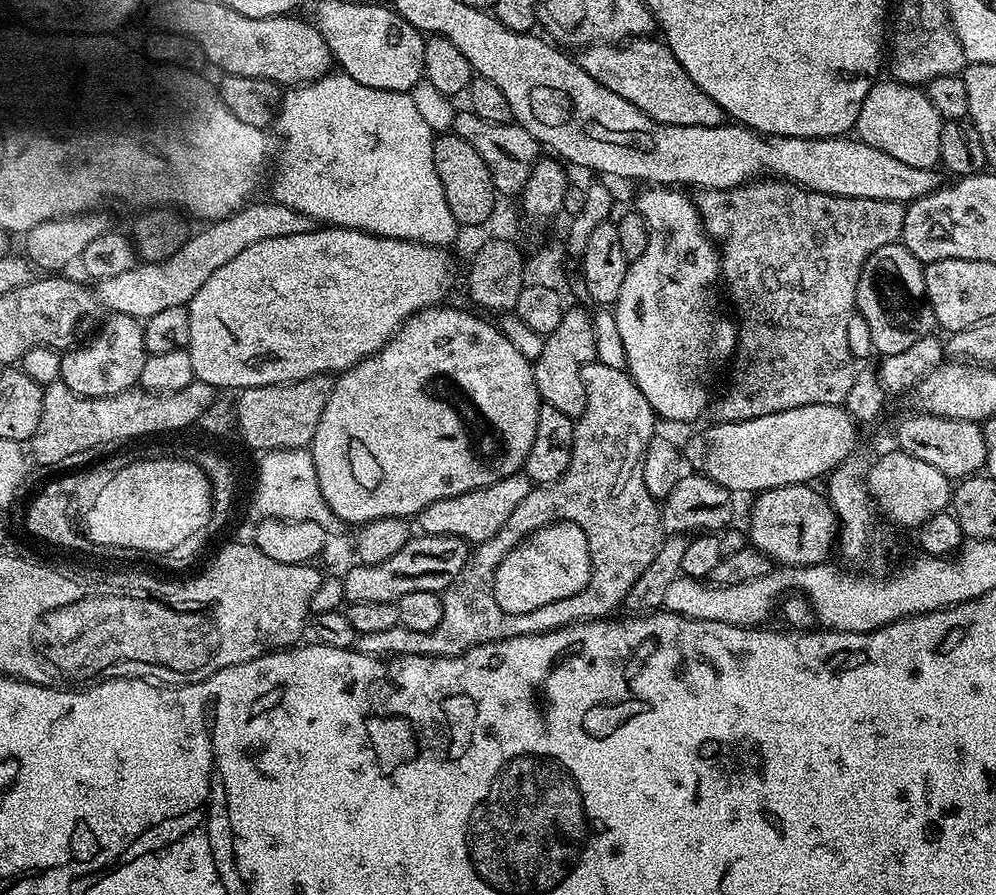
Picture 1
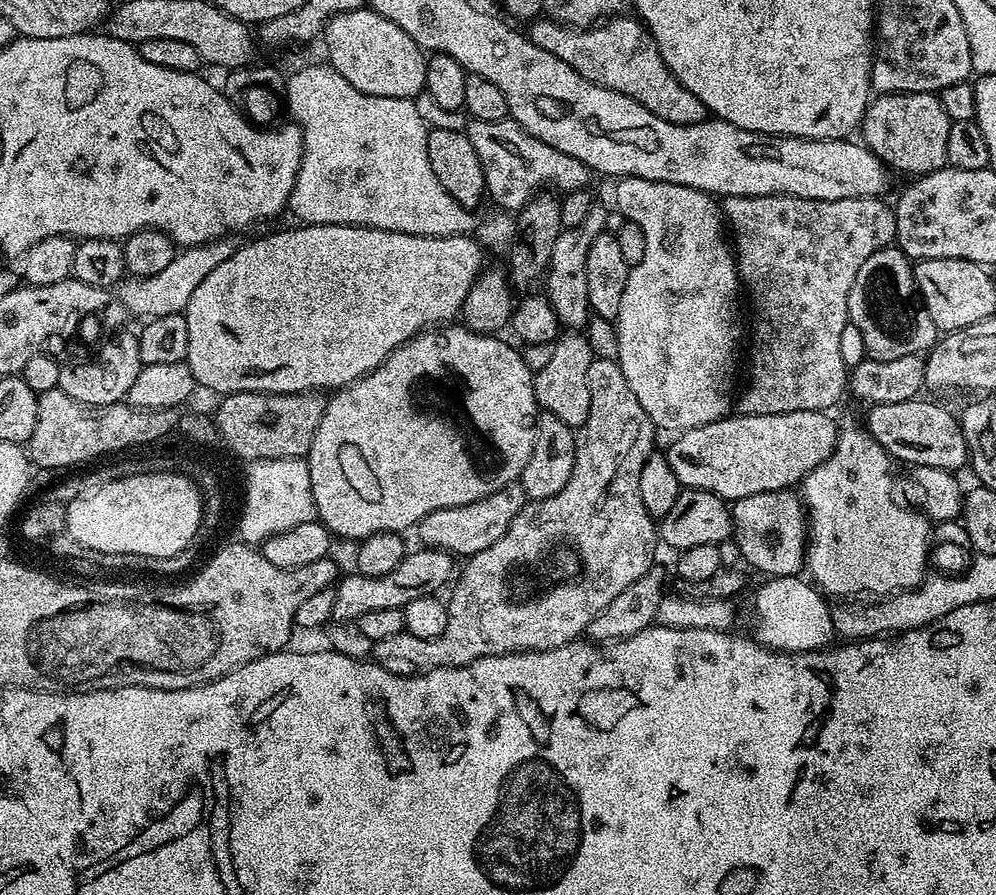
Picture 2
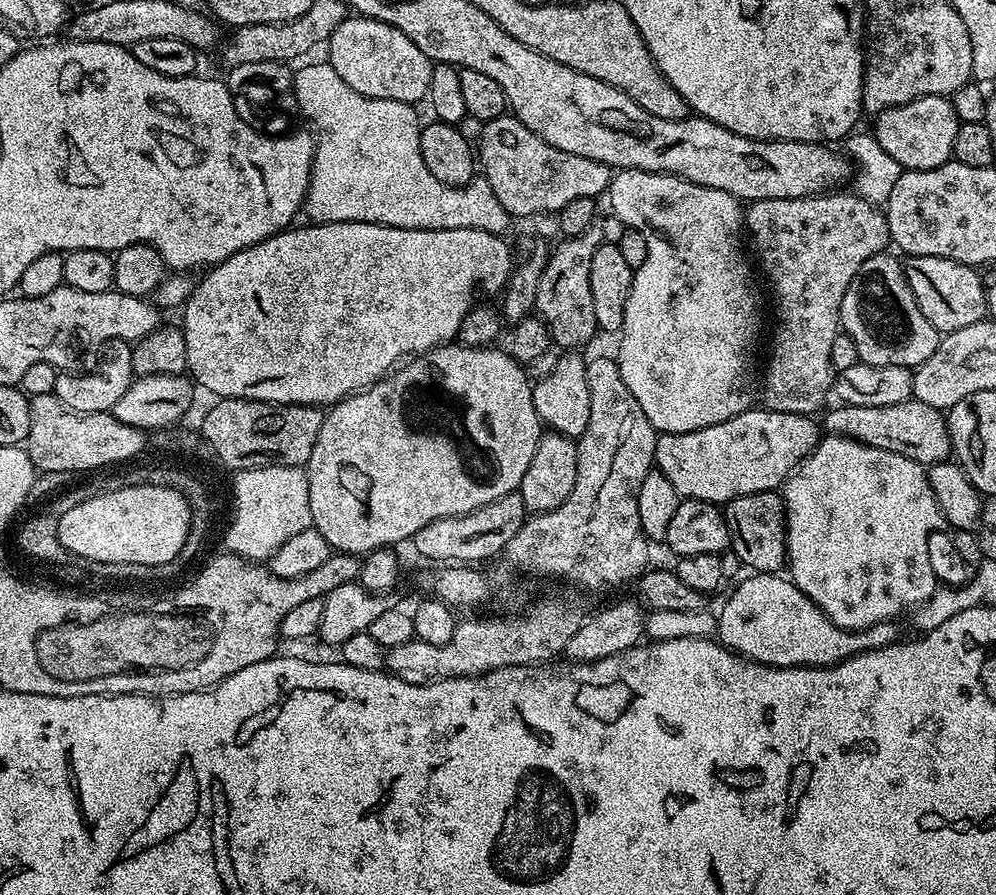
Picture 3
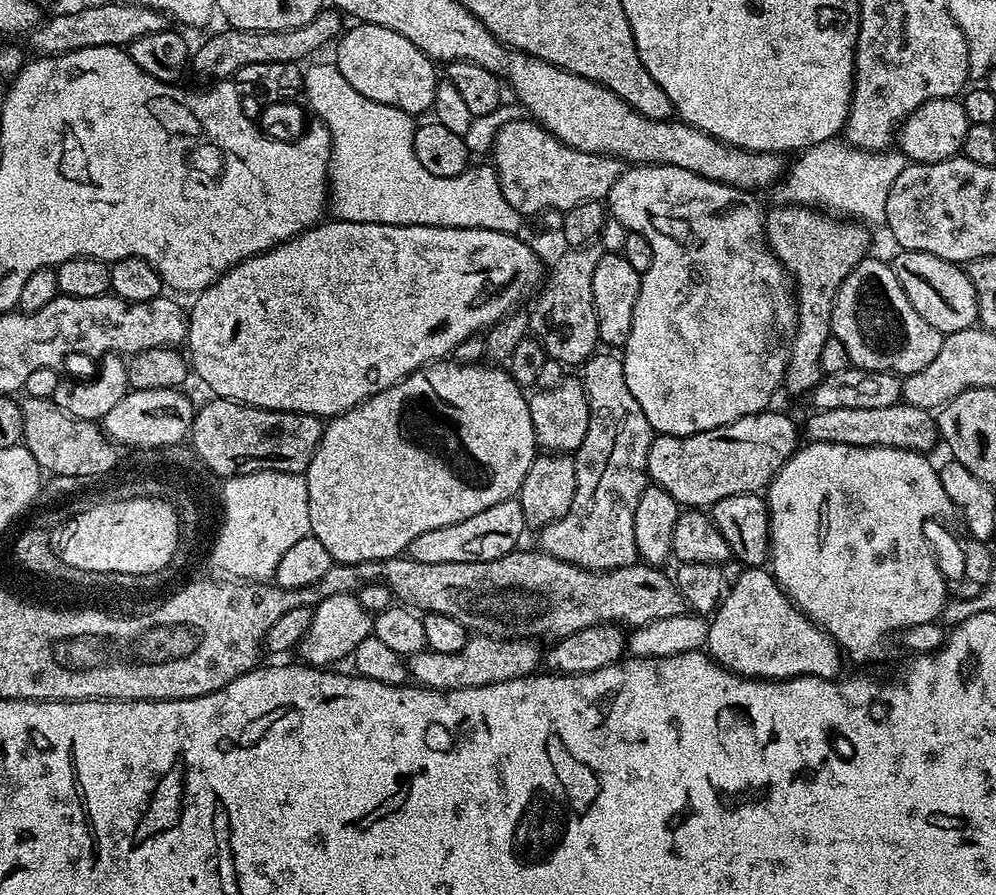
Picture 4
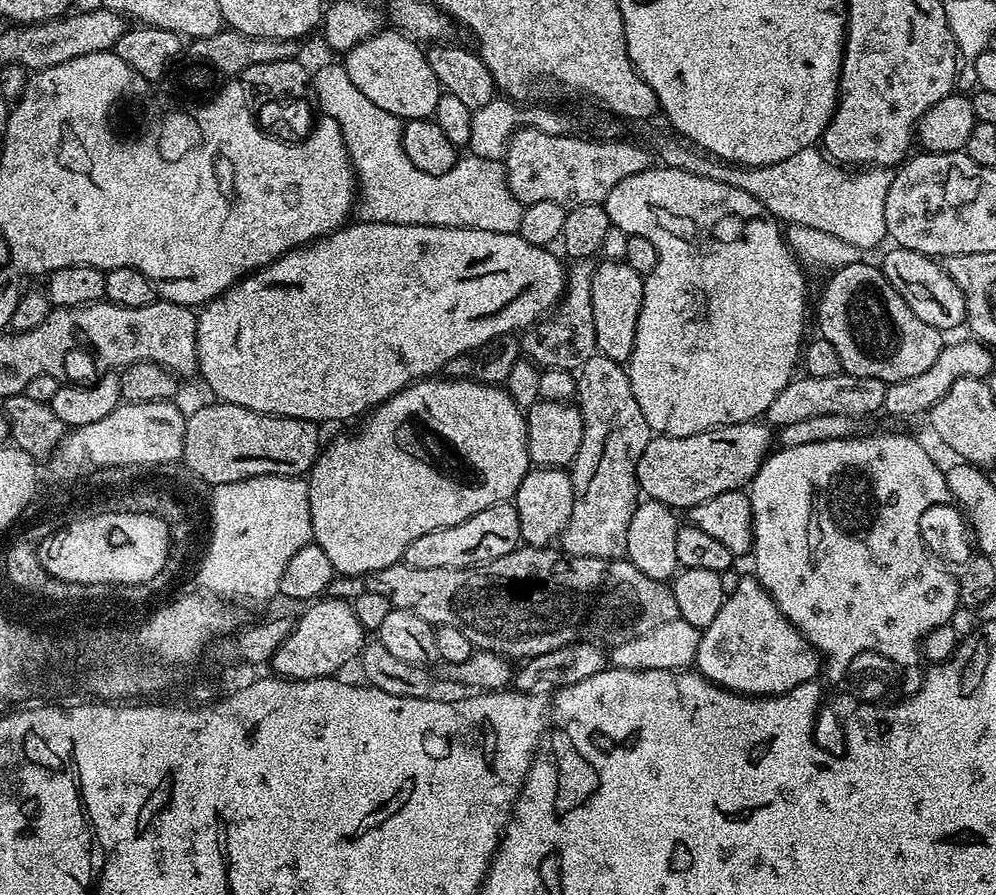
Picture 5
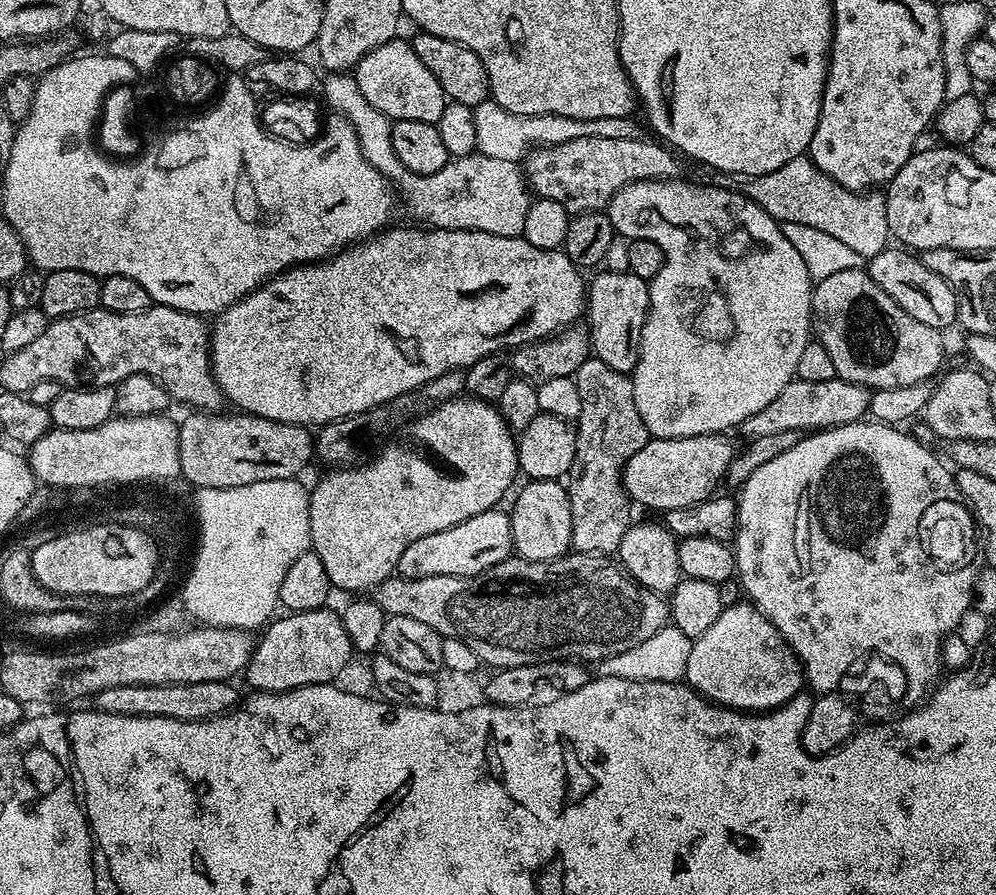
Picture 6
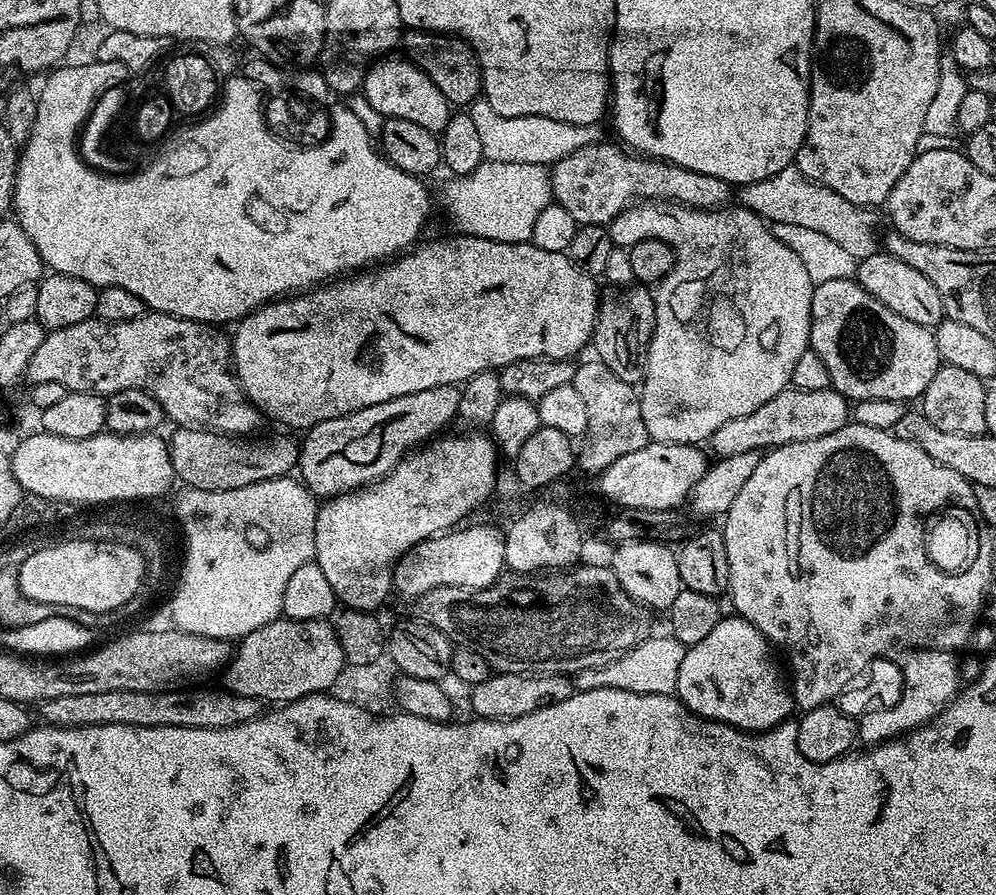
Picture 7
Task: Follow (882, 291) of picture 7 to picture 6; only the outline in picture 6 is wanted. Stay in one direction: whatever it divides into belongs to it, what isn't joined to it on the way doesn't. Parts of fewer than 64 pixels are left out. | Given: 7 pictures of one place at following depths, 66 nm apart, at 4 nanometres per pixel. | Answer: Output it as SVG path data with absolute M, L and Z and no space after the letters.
M889 246L867 261L866 270L870 278L874 278L874 282L878 282L878 286L882 286L882 290L886 290L886 294L890 294L906 314L910 314L910 318L918 318L918 322L941 330L948 330L951 324L957 323L956 295L951 286L934 274L919 255L900 246Z

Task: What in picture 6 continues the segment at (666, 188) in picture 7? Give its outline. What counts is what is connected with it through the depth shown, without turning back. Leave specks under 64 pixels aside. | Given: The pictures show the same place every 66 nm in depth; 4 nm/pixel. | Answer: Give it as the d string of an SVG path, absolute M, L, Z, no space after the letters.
M574 138L574 142L534 148L522 161L524 178L537 197L560 202L569 214L599 212L609 207L622 186L643 180L671 180L681 175L681 161L651 139Z

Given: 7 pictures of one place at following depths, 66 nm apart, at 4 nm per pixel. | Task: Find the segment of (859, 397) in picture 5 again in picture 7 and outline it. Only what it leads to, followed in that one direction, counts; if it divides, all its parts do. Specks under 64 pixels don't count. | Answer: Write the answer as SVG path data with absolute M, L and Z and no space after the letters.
M789 386L774 394L774 398L766 402L766 406L758 406L754 414L734 418L718 426L718 430L714 430L712 435L710 447L716 451L717 457L760 452L781 448L784 444L822 438L826 434L834 434L834 430L842 430L842 426L848 423L850 401L835 388L829 386L826 390L798 390Z

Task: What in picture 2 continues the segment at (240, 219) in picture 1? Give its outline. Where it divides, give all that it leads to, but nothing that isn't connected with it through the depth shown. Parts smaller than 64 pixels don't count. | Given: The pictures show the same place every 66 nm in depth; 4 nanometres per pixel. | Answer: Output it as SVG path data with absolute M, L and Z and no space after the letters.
M221 238L212 240L208 244L194 244L177 251L174 262L158 270L158 274L149 276L137 276L128 278L119 285L118 303L122 305L127 313L136 316L144 316L148 320L162 318L162 314L178 314L188 307L190 294L198 290L198 286L204 281L213 270L222 266L226 258L234 251L234 244L231 239Z

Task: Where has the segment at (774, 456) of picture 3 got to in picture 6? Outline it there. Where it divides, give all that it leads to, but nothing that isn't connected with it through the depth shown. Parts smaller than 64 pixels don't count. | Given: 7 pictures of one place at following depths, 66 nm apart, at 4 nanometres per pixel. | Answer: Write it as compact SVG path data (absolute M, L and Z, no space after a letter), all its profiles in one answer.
M724 434L673 440L649 438L646 446L626 462L622 477L625 492L635 503L637 500L648 508L657 508L660 514L708 499L717 491L716 486L725 479L729 466L738 455L738 448L728 438Z

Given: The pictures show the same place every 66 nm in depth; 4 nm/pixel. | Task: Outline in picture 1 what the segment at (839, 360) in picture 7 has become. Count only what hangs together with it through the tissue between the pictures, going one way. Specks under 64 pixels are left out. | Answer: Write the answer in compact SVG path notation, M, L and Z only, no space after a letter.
M887 244L870 254L858 282L856 312L866 318L873 349L880 352L881 357L902 354L902 350L910 350L918 338L933 335L937 322L926 298L924 264L910 254L905 244Z

